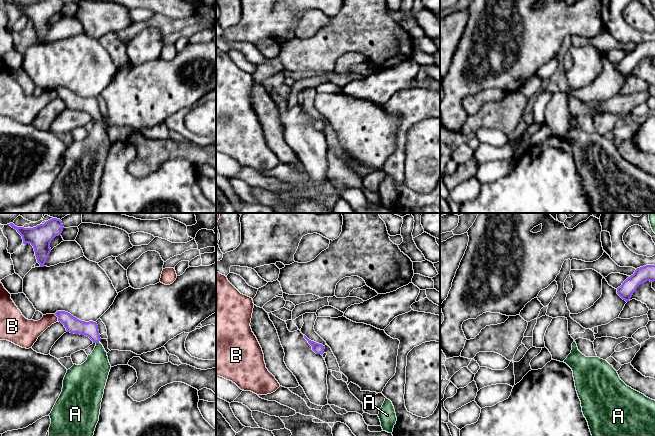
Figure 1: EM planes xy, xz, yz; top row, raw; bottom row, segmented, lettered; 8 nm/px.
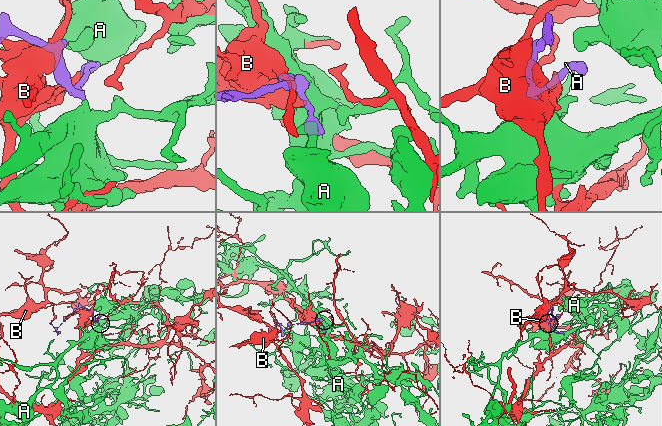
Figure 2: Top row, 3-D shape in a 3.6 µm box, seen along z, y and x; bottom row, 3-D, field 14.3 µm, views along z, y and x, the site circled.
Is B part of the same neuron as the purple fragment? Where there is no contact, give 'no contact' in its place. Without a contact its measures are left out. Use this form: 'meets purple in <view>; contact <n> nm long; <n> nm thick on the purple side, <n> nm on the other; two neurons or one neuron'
meets purple in xy; contact 70 nm long; 130 nm thick on the purple side, 170 nm on the other; two neurons

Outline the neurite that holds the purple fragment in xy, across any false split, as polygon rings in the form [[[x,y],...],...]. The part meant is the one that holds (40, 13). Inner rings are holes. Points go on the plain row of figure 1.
[[[14,0],[7,1],[17,6],[22,12],[23,20],[29,19],[33,22],[40,43],[44,43],[51,28],[51,17],[61,11],[64,4],[63,0],[40,0],[33,4],[17,3]]]

